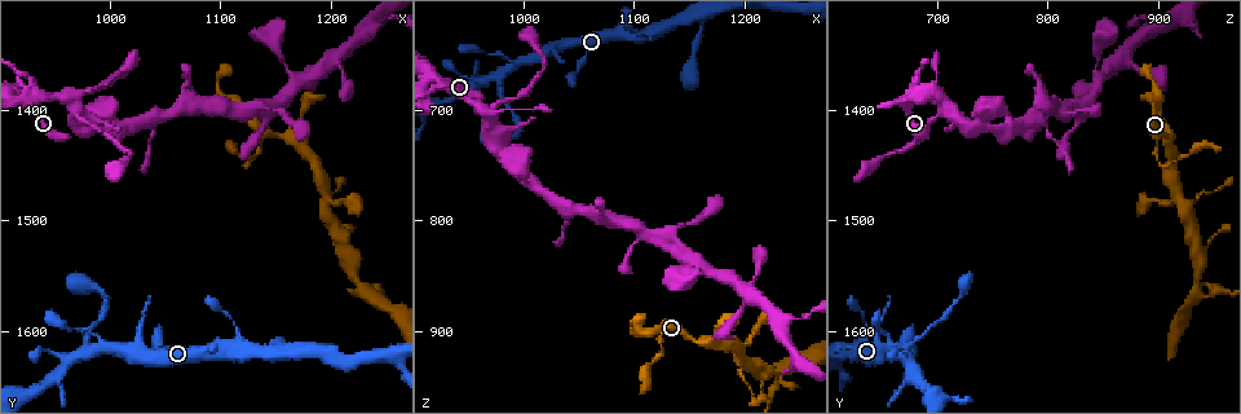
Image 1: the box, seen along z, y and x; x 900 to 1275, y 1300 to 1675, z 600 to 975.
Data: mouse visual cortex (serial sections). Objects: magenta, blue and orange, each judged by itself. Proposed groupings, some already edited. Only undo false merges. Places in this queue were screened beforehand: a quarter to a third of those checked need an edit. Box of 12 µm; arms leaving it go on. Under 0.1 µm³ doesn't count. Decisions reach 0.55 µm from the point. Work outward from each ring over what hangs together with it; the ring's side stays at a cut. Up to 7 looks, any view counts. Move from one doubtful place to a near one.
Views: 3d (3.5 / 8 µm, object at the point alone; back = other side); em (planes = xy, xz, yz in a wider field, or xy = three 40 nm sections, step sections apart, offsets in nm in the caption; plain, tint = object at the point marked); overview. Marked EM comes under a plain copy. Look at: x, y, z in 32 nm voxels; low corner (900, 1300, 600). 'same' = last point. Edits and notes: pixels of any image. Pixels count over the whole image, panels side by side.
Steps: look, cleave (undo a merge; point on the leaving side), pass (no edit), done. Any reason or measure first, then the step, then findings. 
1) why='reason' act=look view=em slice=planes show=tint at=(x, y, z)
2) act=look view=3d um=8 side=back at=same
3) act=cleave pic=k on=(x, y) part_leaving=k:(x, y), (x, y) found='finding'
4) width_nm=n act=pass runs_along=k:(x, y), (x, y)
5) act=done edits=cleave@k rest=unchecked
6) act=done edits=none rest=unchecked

why='three arms meet' act=look view=3d um=3.5 at=(980, 1618, 668)

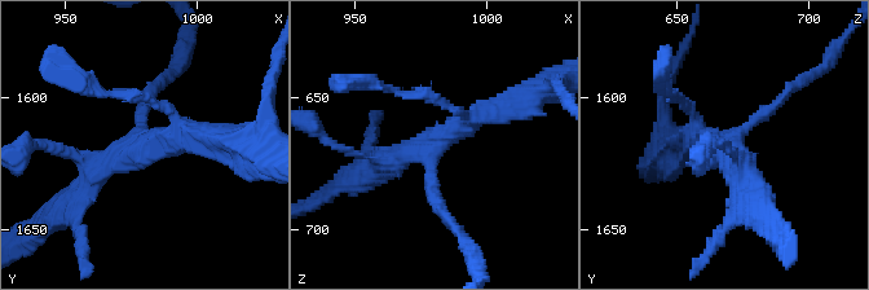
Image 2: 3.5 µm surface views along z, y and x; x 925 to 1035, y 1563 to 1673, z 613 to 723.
why='need the tissue' act=look view=em slice=planes show=tint at=(979, 1619, 668)

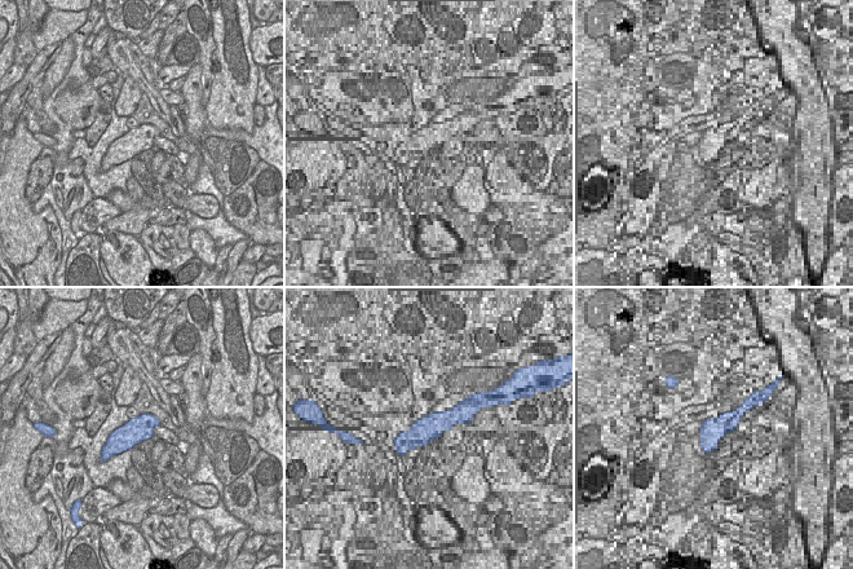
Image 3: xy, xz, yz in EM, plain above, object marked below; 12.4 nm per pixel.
act=pass runs_along=2:(506, 105), (367, 175) found='all the same cell'

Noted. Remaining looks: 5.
why='small branch off a trunk' act=look view=3d um=3.5 at=(970, 1394, 704)

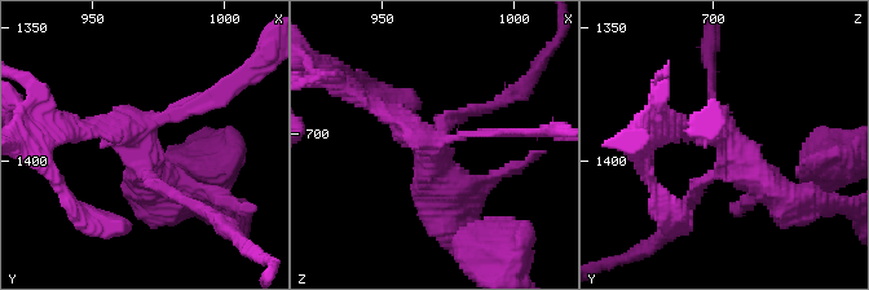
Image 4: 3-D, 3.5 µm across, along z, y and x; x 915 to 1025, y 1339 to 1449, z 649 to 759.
act=look view=em slice=xy step=5 show=tint at=(967, 1395, 707)

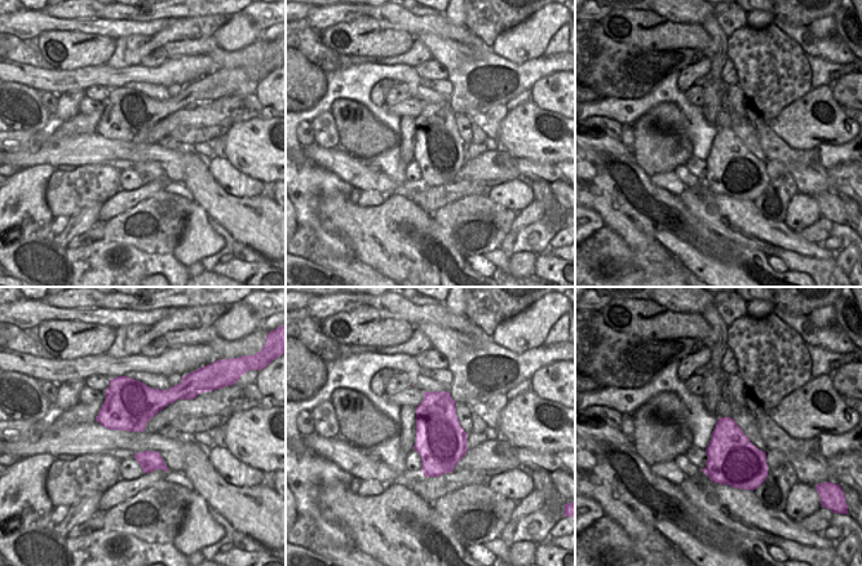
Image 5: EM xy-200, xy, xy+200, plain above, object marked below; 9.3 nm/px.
why='another direction' act=look view=em slice=xy step=2 show=tint at=same

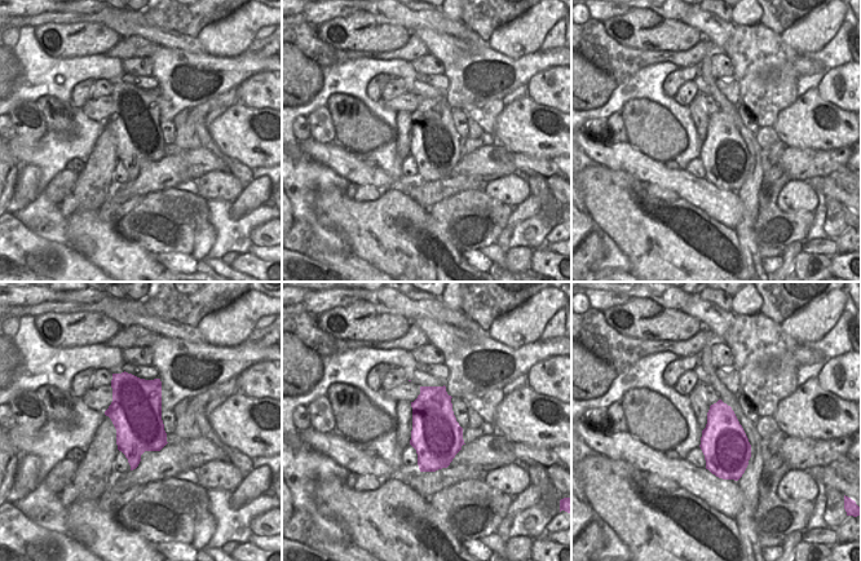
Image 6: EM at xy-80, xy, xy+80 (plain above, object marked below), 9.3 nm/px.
width_nm=480 act=pass runs_along=4:(370, 102), (429, 149), (449, 211) found='one cell here'

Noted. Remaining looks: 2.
why='sharp bend' act=look view=3d um=8 at=(1230, 1564, 934)

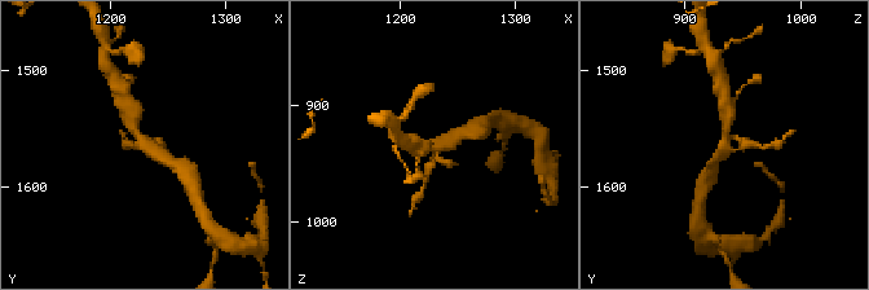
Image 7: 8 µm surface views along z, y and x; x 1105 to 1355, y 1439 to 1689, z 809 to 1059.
why='shape alone is not enough' act=look view=em slice=xy step=1 show=tint at=(1232, 1562, 934)

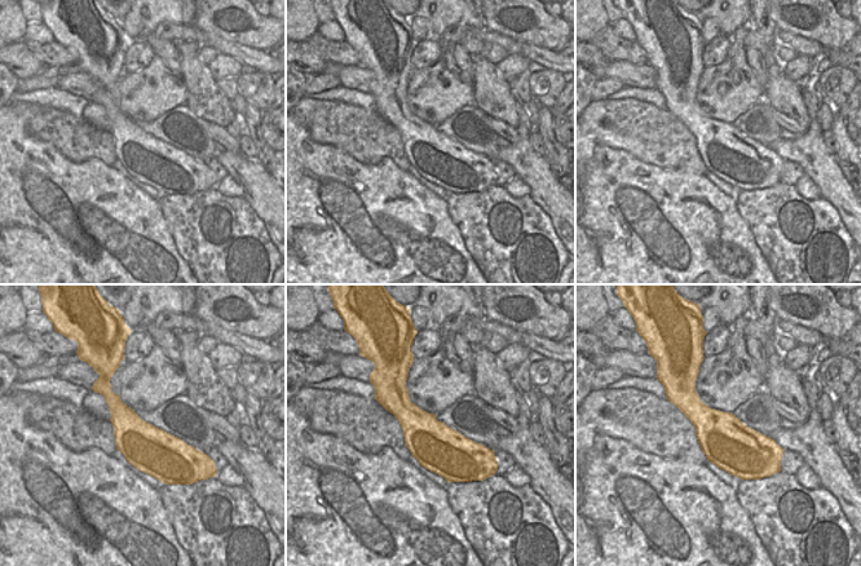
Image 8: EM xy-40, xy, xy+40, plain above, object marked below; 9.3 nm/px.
act=pass runs_along=7:(131, 109), (141, 140), (175, 163) found='continuous, no second cell'

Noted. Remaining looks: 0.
act=done edits=none rest=unchecked

